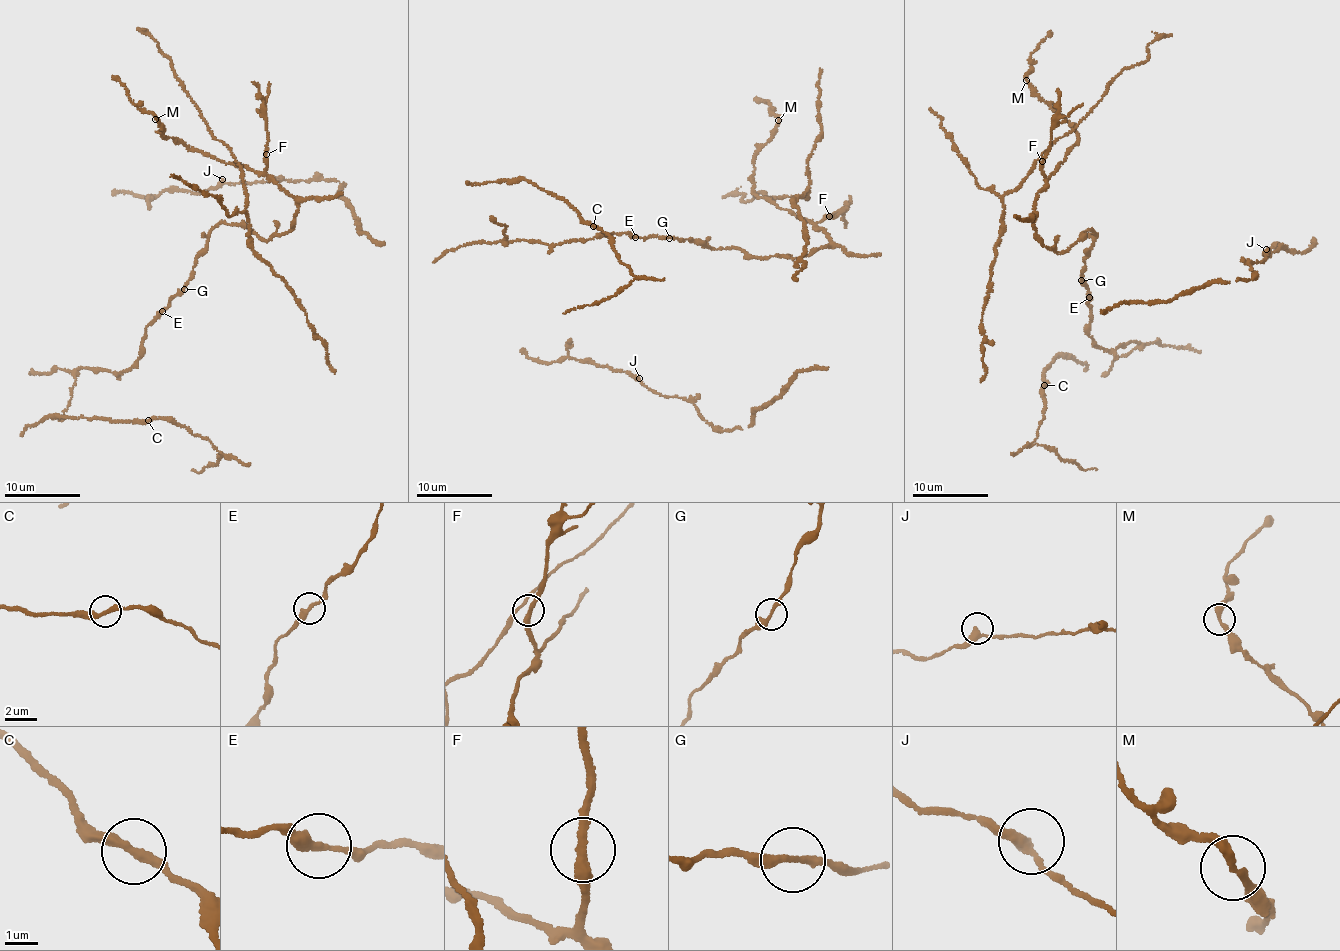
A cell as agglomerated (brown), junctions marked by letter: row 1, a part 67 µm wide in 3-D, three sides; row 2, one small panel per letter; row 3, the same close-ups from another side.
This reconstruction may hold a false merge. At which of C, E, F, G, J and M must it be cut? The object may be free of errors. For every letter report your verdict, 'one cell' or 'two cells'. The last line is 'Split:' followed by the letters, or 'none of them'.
C: one cell
E: one cell
F: one cell
G: one cell
J: one cell
M: one cell
Split: none of them

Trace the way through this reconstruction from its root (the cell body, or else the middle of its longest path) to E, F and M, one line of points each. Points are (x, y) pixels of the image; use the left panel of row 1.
E: (183, 290), (162, 311)
F: (183, 290), (208, 233), (220, 223), (248, 226), (268, 241), (291, 228), (298, 203), (266, 173), (266, 154)
M: (183, 290), (220, 223), (248, 226), (268, 241), (291, 228), (298, 203), (242, 165), (167, 139), (155, 119)

